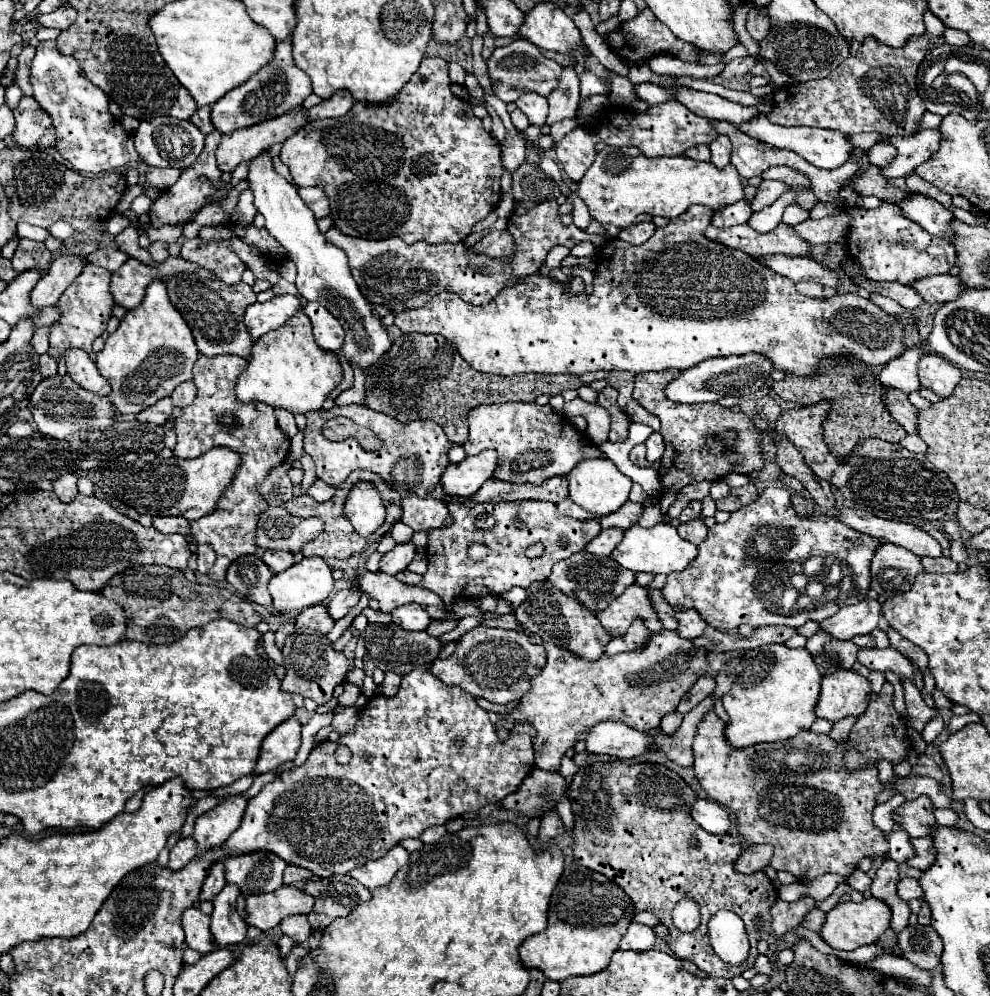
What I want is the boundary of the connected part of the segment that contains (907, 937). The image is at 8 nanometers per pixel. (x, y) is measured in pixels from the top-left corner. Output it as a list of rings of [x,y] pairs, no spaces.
[[[908,925],[898,935],[898,947],[902,957],[912,961],[922,969],[936,969],[940,965],[942,955],[942,939],[932,925]]]

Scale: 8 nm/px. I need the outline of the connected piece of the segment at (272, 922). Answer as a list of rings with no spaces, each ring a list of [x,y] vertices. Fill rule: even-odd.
[[[282,885],[280,889],[272,893],[260,893],[260,895],[248,895],[246,897],[246,923],[258,927],[260,931],[270,931],[284,917],[290,915],[308,915],[314,907],[314,897],[292,887]]]

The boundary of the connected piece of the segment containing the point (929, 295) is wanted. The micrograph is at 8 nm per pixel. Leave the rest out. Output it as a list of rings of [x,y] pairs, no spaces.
[[[950,273],[924,277],[922,281],[914,281],[912,287],[918,289],[918,293],[922,293],[922,297],[928,303],[948,303],[948,301],[954,301],[966,289],[962,279],[958,275],[950,275]]]

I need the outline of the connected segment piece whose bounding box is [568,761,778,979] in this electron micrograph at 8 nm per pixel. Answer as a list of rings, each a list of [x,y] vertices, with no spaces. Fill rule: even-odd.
[[[620,761],[592,763],[592,765],[578,769],[578,773],[574,775],[574,779],[568,787],[568,799],[572,803],[572,813],[574,813],[574,845],[572,845],[572,849],[574,849],[574,857],[578,857],[578,863],[588,869],[594,869],[598,873],[604,873],[614,883],[618,883],[630,895],[630,899],[634,901],[638,911],[654,913],[662,921],[662,925],[666,925],[670,929],[668,945],[674,955],[678,955],[682,959],[690,959],[710,977],[732,979],[732,977],[740,975],[744,969],[754,965],[754,959],[758,955],[757,944],[760,939],[764,939],[768,943],[776,941],[776,933],[770,929],[770,915],[768,915],[770,905],[778,899],[774,885],[762,871],[758,871],[756,875],[742,875],[742,873],[734,871],[732,863],[736,861],[738,855],[732,853],[732,847],[736,847],[738,840],[729,834],[706,833],[692,819],[690,805],[694,805],[698,801],[698,795],[678,773],[674,773],[672,769],[668,769],[664,765],[650,763],[650,761],[644,761],[644,763],[620,763]],[[692,837],[698,839],[698,847],[692,849],[690,855],[686,855],[686,841]],[[683,896],[696,899],[700,905],[700,911],[702,911],[704,923],[694,933],[678,931],[670,917],[672,907]],[[720,909],[734,911],[744,921],[750,950],[748,959],[740,965],[724,963],[710,947],[708,919]],[[756,919],[762,921],[760,927],[756,925]]]

